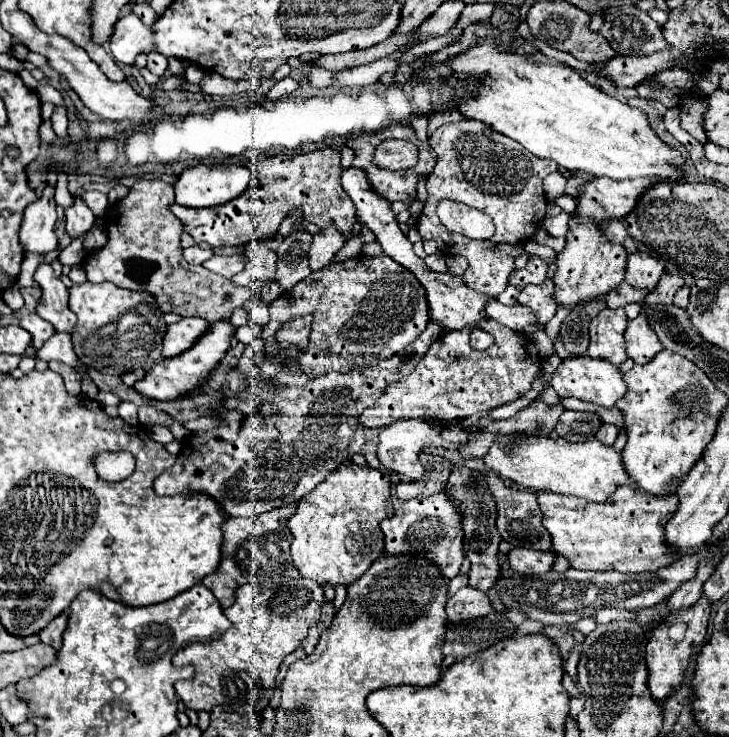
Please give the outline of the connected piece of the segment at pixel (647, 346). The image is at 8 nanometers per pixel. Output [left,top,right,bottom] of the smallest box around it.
[626,307,662,363]

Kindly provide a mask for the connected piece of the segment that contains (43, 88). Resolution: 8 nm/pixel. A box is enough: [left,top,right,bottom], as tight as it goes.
[36,83,66,107]

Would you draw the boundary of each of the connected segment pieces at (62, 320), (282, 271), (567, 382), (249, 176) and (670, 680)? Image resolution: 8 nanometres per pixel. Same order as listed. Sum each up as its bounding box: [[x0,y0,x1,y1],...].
[[34,265,76,333],[276,209,312,291],[552,355,626,407],[176,165,254,209],[646,597,710,703]]

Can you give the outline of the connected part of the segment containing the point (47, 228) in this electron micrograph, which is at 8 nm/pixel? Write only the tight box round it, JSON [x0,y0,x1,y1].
[20,185,58,253]

